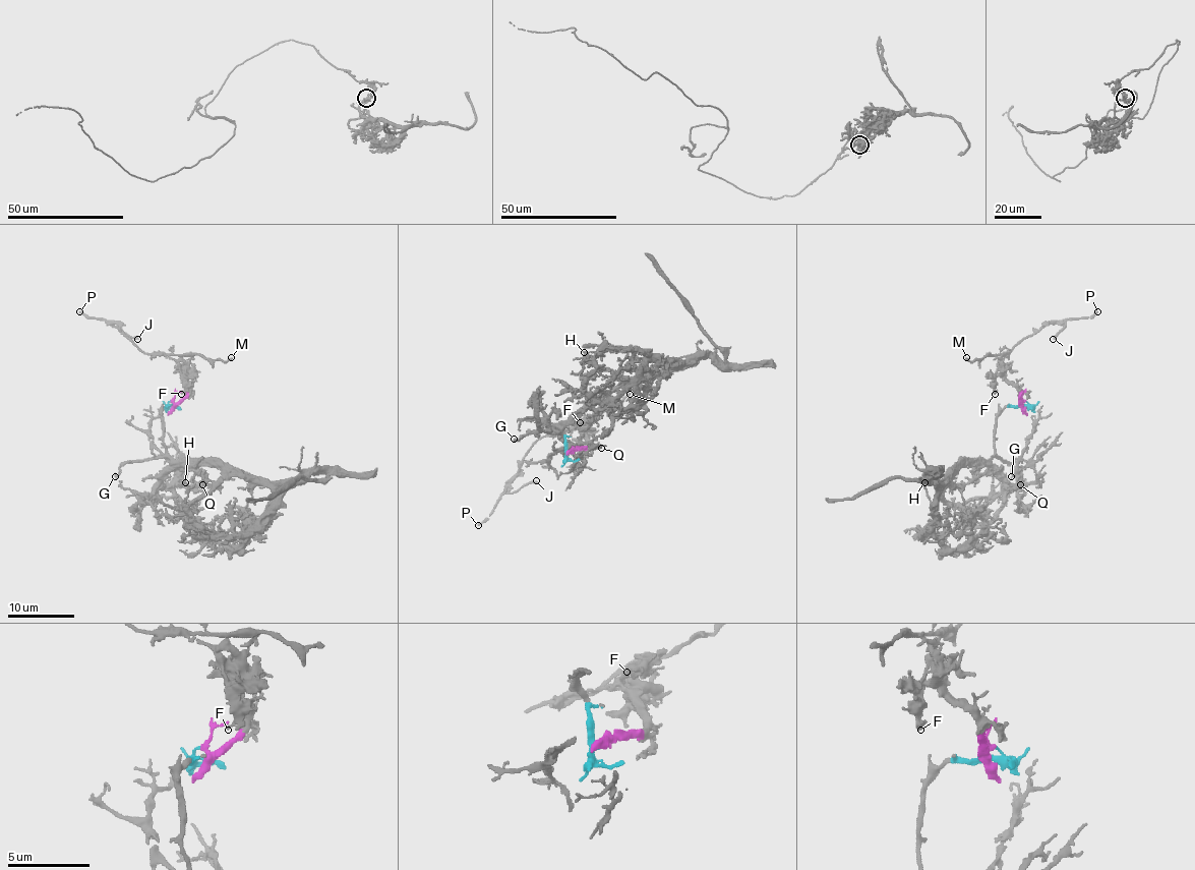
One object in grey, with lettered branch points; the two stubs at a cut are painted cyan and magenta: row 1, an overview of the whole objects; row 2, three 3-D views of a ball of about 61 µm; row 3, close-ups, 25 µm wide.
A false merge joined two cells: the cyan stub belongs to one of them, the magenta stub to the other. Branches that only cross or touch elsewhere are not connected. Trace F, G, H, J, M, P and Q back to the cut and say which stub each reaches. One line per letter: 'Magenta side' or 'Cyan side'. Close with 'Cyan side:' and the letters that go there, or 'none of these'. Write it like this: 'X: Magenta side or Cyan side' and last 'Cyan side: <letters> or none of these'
F: Magenta side
G: Cyan side
H: Cyan side
J: Magenta side
M: Magenta side
P: Magenta side
Q: Cyan side
Cyan side: G, H, Q

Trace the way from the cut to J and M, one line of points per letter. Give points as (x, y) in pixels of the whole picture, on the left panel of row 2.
J: (171, 401), (178, 402), (189, 388), (174, 360), (165, 355), (144, 354), (116, 324), (111, 324), (137, 339)
M: (171, 401), (178, 402), (189, 388), (181, 355), (201, 354), (210, 359), (228, 360), (231, 357)

